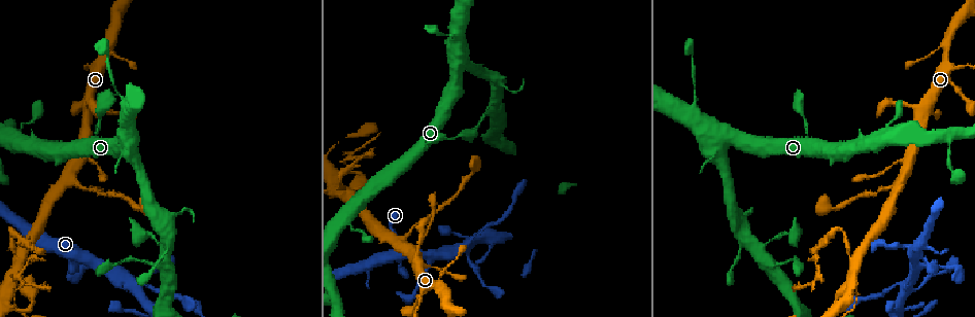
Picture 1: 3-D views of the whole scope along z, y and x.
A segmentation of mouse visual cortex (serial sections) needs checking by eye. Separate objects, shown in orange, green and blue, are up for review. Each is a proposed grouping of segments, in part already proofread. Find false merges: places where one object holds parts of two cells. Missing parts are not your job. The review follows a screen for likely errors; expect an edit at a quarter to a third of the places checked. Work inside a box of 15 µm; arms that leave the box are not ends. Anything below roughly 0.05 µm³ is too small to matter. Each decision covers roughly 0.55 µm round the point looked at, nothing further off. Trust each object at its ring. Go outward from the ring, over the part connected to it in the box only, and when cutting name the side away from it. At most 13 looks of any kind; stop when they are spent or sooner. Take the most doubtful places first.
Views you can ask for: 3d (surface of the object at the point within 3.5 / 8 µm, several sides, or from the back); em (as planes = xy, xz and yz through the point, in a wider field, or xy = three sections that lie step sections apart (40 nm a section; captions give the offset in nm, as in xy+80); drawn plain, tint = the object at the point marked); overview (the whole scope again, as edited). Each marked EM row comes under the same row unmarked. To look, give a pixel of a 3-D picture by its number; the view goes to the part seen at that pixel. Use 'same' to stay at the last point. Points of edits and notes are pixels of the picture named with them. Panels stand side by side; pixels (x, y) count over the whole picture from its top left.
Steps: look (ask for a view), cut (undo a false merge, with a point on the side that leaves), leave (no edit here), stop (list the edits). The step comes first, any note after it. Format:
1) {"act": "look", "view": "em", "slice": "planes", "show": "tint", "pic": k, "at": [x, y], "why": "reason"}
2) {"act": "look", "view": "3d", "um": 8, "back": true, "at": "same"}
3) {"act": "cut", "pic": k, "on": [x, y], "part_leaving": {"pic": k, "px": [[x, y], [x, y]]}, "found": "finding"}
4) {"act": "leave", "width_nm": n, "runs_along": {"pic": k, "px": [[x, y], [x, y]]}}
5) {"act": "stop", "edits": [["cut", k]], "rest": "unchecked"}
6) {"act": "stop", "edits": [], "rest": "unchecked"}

{"act": "look", "view": "3d", "um": 8, "pic": 1, "at": [844, 231], "why": "sharp bend"}

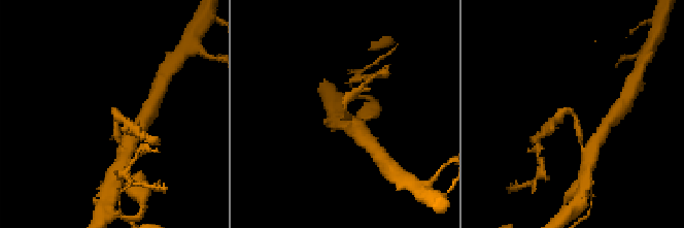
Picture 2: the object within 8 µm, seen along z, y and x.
{"act": "look", "view": "em", "slice": "xy", "step": 2, "show": "tint", "pic": 2, "at": [576, 119], "arm_widths_nm": [200, 300], "why": "shape alone is not enough"}

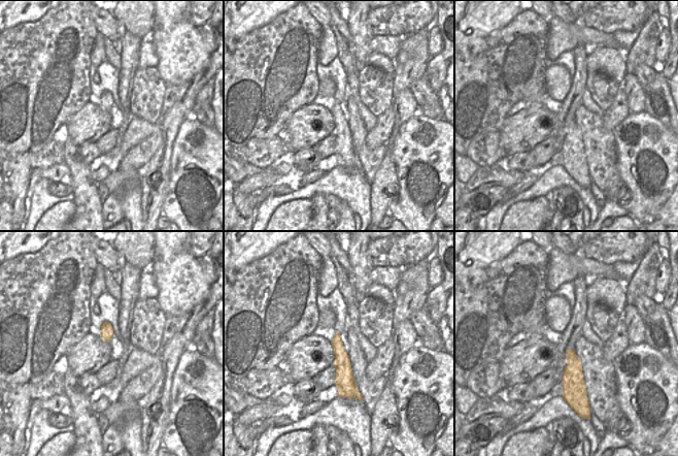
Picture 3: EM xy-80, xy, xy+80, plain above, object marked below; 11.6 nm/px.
{"act": "leave", "runs_along": {"pic": 2, "px": [[581, 144], [571, 110], [554, 119]]}, "found": "continuous, no second cell"}

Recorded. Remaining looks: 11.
{"act": "look", "view": "3d", "um": 3.5, "back": true, "pic": 1, "at": [411, 230], "why": "calibre changes"}

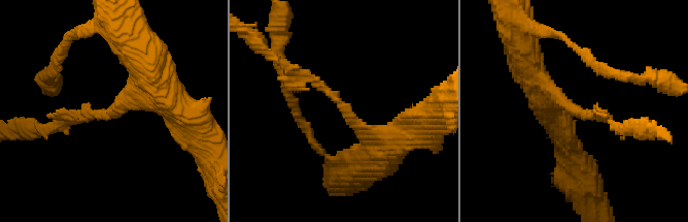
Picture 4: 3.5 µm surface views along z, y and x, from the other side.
{"act": "leave", "found": "continuous, no second cell"}

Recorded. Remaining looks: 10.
{"act": "look", "view": "3d", "um": 3.5, "pic": 1, "at": [133, 287], "why": "thin arm on a thick one"}

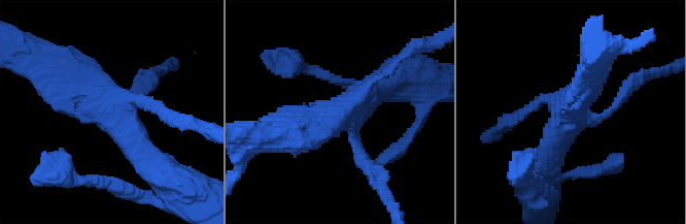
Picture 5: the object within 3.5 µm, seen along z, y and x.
{"act": "look", "view": "em", "slice": "xy", "step": 5, "show": "tint", "pic": 5, "at": [341, 113], "arms": 4, "arm_widths_nm": [150, 150, 450, 450], "why": "shape alone is not enough"}

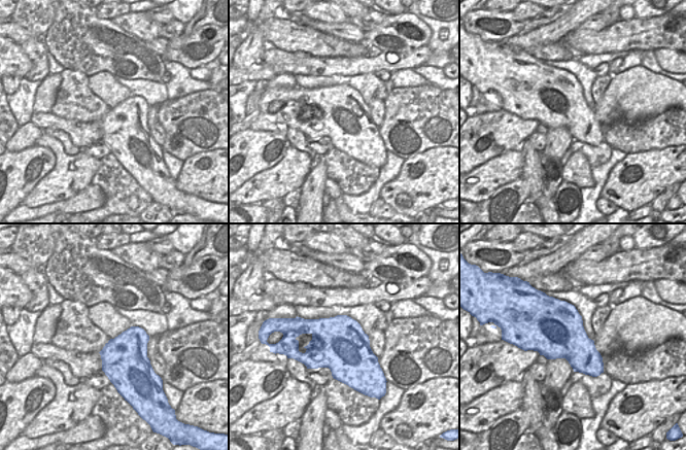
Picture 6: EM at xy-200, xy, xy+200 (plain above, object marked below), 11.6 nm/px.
{"act": "leave", "runs_along": {"pic": 5, "px": [[59, 59], [109, 103], [144, 158]]}, "found": "one cell here"}

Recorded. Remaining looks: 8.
{"act": "look", "view": "3d", "um": 3.5, "pic": 1, "at": [854, 285], "why": "calibre changes"}

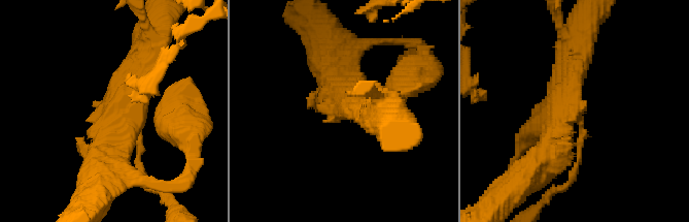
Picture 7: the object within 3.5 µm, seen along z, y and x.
{"act": "look", "view": "em", "slice": "planes", "show": "tint", "pic": 7, "at": [566, 110], "arms": 3, "arm_widths_nm": [100, 400, 450]}

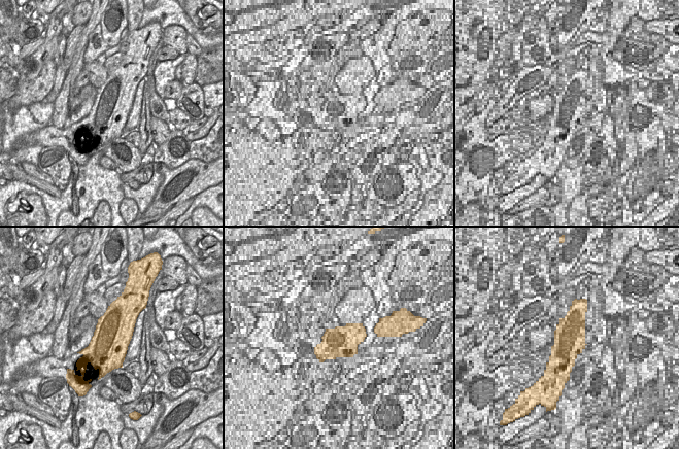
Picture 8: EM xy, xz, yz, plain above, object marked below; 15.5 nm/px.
{"act": "look", "view": "em", "slice": "xy", "step": 5, "show": "tint", "at": "same"}

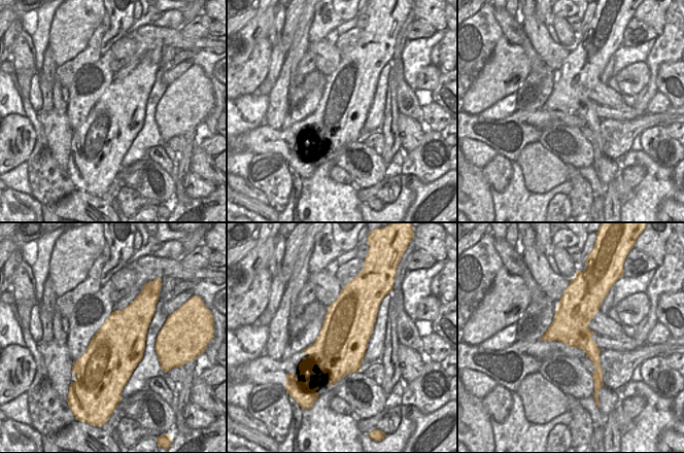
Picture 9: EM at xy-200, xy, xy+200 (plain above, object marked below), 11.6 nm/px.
{"act": "leave", "width_nm": 600, "runs_along": {"pic": 7, "px": [[151, 45], [107, 166]]}, "found": "all the same cell"}

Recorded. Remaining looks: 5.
{"act": "look", "view": "3d", "um": 8, "pic": 1, "at": [495, 102], "why": "a fork"}

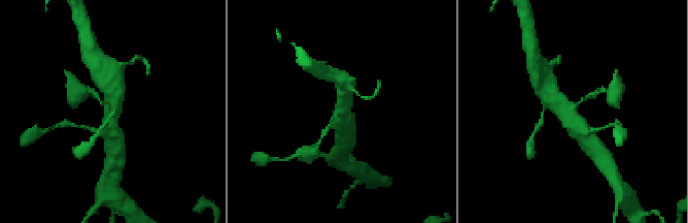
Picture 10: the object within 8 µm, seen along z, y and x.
{"act": "look", "view": "em", "slice": "xy", "step": 2, "show": "tint", "pic": 10, "at": [343, 111]}

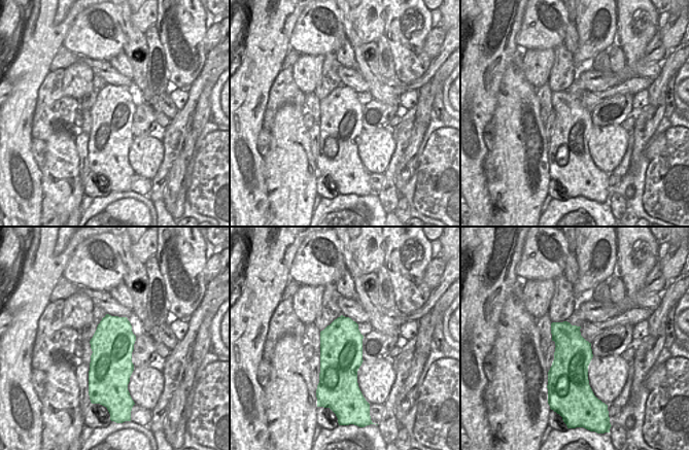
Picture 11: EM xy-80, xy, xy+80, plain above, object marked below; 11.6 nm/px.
{"act": "leave", "arm_widths_nm": [100, 500, 600], "runs_along": {"pic": 10, "px": [[547, 89], [583, 134]]}, "found": "all the same cell"}

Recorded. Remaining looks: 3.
{"act": "stop", "edits": [], "rest": "unchecked"}

